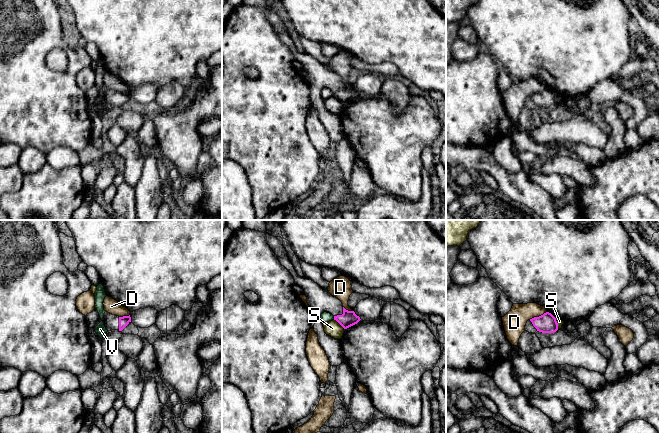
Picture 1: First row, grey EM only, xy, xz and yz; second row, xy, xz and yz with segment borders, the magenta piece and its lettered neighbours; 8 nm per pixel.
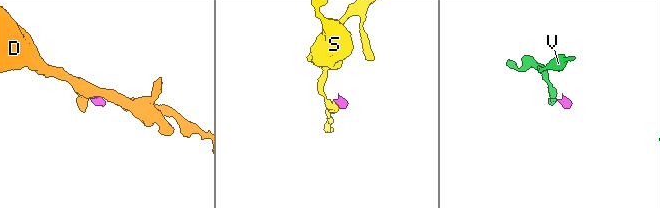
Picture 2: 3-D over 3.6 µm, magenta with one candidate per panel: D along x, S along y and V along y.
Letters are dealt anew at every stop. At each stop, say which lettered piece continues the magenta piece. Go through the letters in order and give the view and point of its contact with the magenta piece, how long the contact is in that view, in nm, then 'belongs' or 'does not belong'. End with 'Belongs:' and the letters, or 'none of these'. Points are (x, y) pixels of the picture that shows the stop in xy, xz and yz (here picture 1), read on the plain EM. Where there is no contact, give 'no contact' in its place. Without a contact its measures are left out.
D: yz (537, 93) | 160 nm | does not belong
S: xz (339, 99) | 120 nm | does not belong
V: xz (334, 94) | 30 nm | does not belong
Belongs: none of these

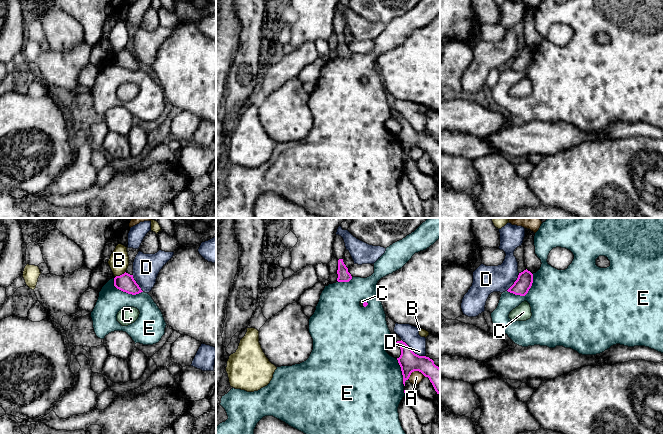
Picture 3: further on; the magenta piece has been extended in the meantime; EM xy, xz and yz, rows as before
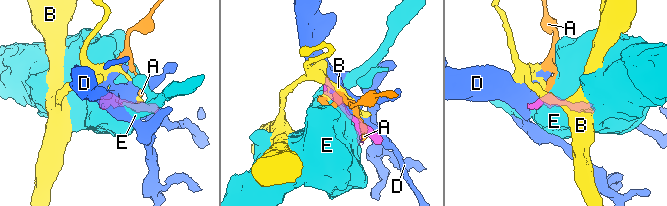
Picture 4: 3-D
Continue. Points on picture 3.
A: xz (415, 146) | 140 nm | does not belong
B: xy (120, 51) | 100 nm | does not belong
C: xz (363, 79) | 60 nm | belongs
D: xz (412, 127) | 240 nm | does not belong
E: yz (526, 69) | 260 nm | does not belong
Belongs: C

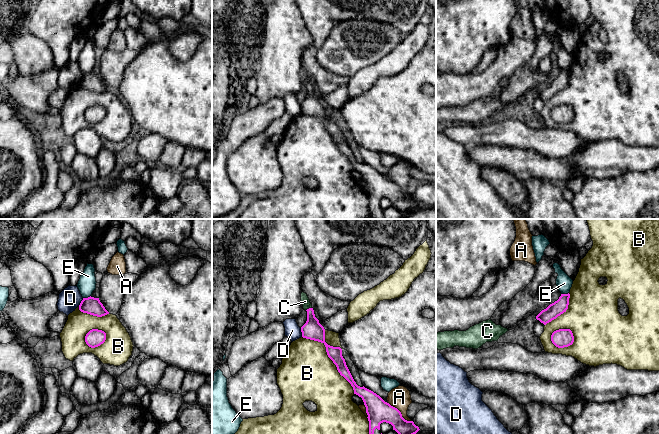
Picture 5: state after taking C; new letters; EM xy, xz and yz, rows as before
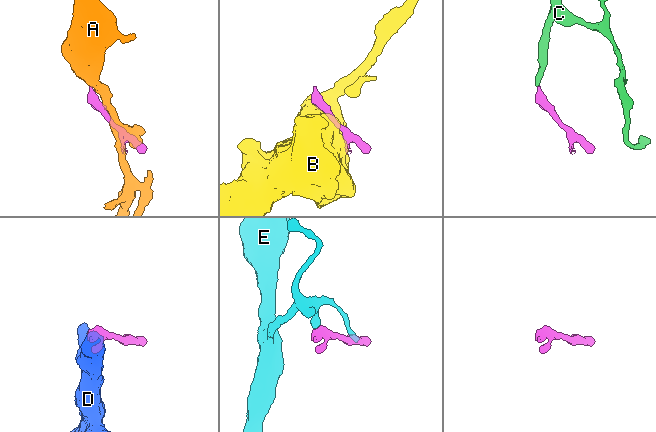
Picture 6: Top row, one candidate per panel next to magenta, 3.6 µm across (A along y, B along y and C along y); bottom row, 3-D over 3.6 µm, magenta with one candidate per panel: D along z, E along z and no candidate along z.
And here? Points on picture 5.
A: xz (400, 189) | 240 nm | does not belong
B: xz (329, 133) | 650 nm | does not belong
C: xz (309, 84) | 50 nm | belongs
D: xz (301, 107) | 70 nm | does not belong
E: xy (86, 74) | 70 nm | does not belong
Belongs: C

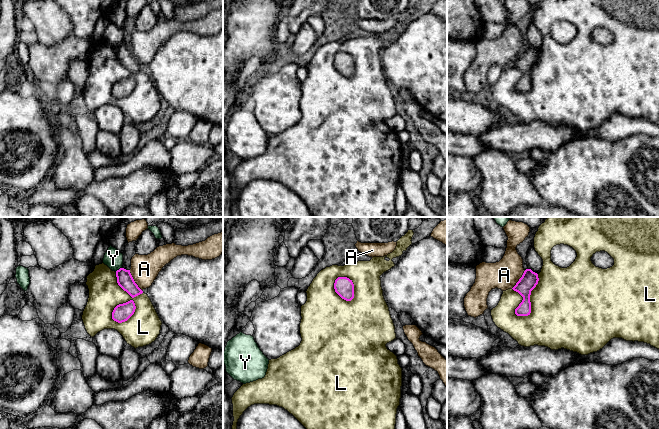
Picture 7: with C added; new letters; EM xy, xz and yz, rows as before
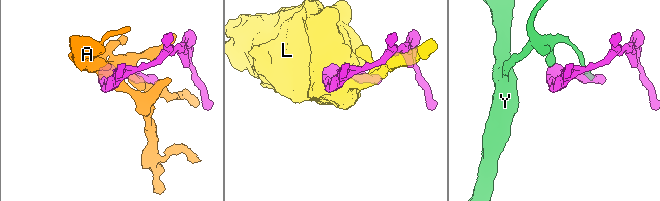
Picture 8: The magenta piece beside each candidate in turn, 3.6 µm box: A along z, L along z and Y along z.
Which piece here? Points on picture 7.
A: xy (133, 56) | 190 nm | does not belong
L: xy (132, 76) | 420 nm | does not belong
Y: xy (119, 45) | 70 nm | does not belong
Belongs: none of these

